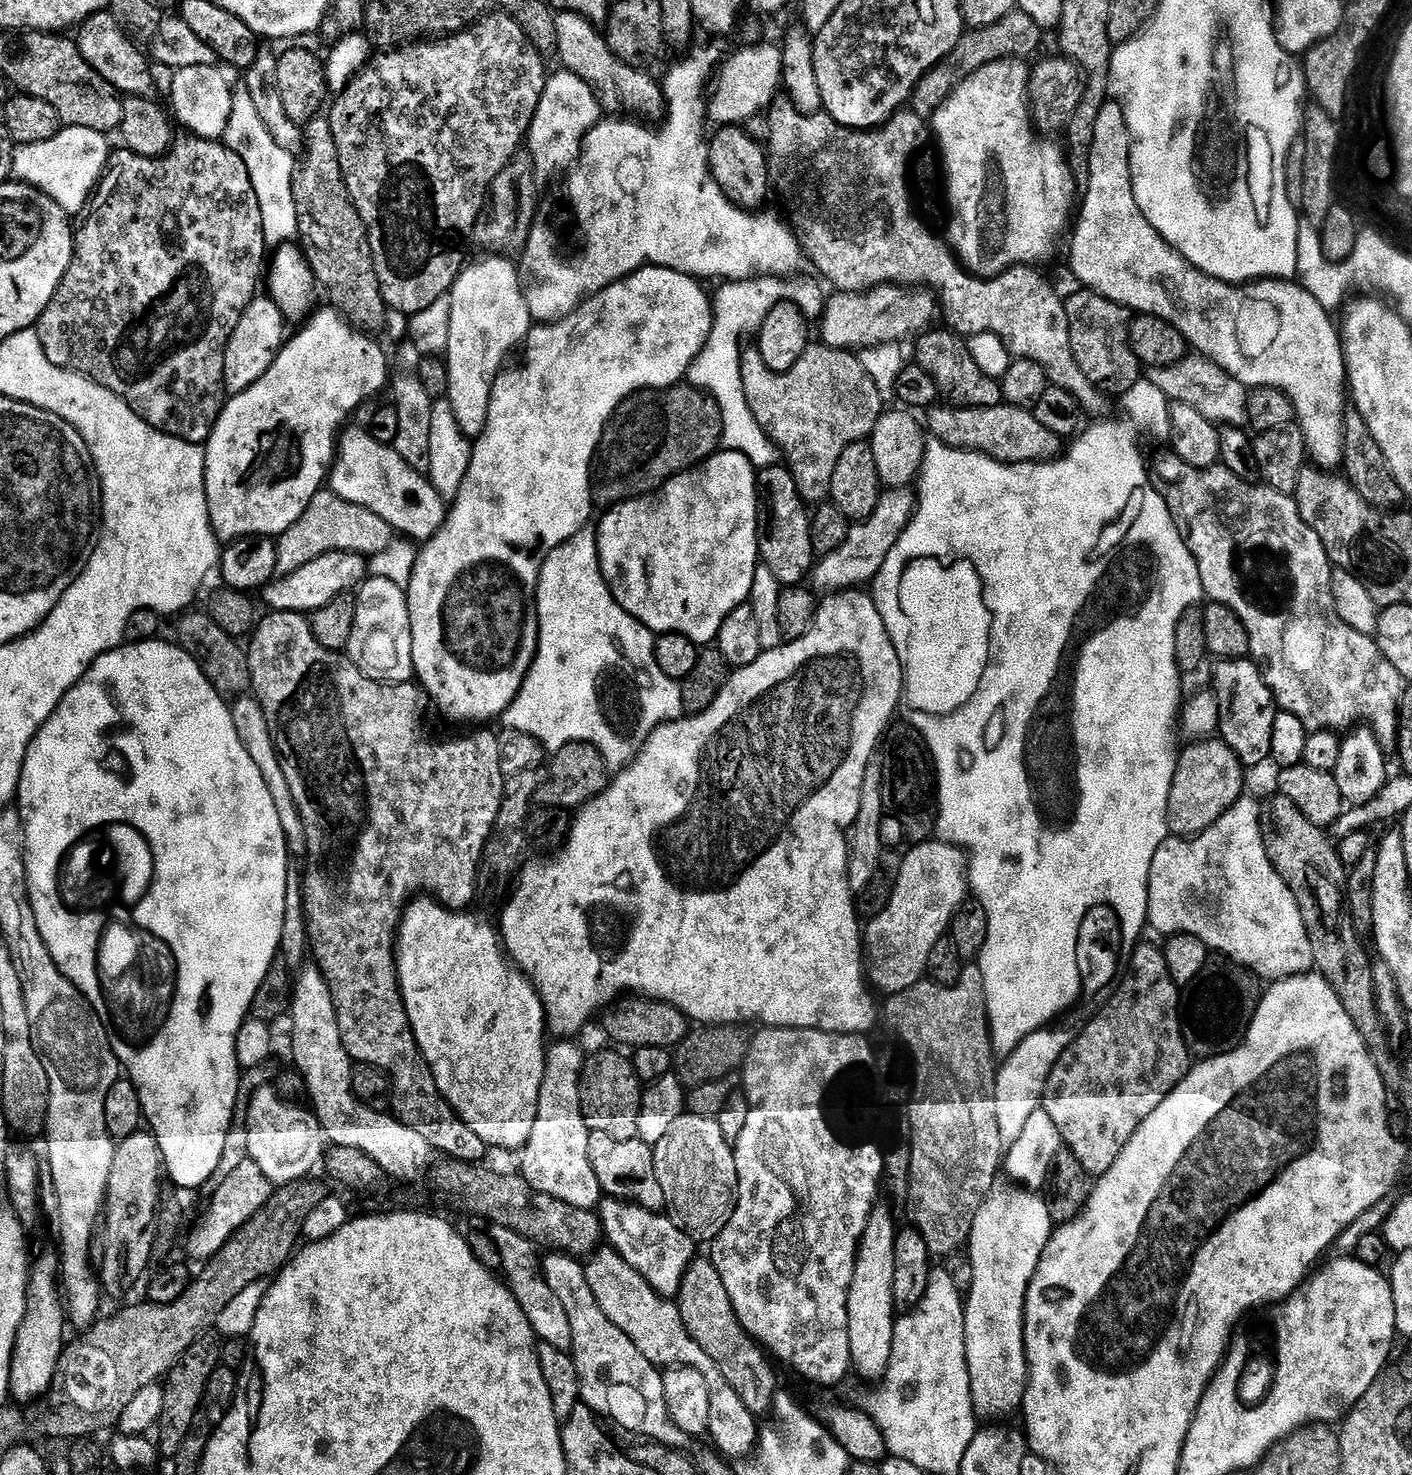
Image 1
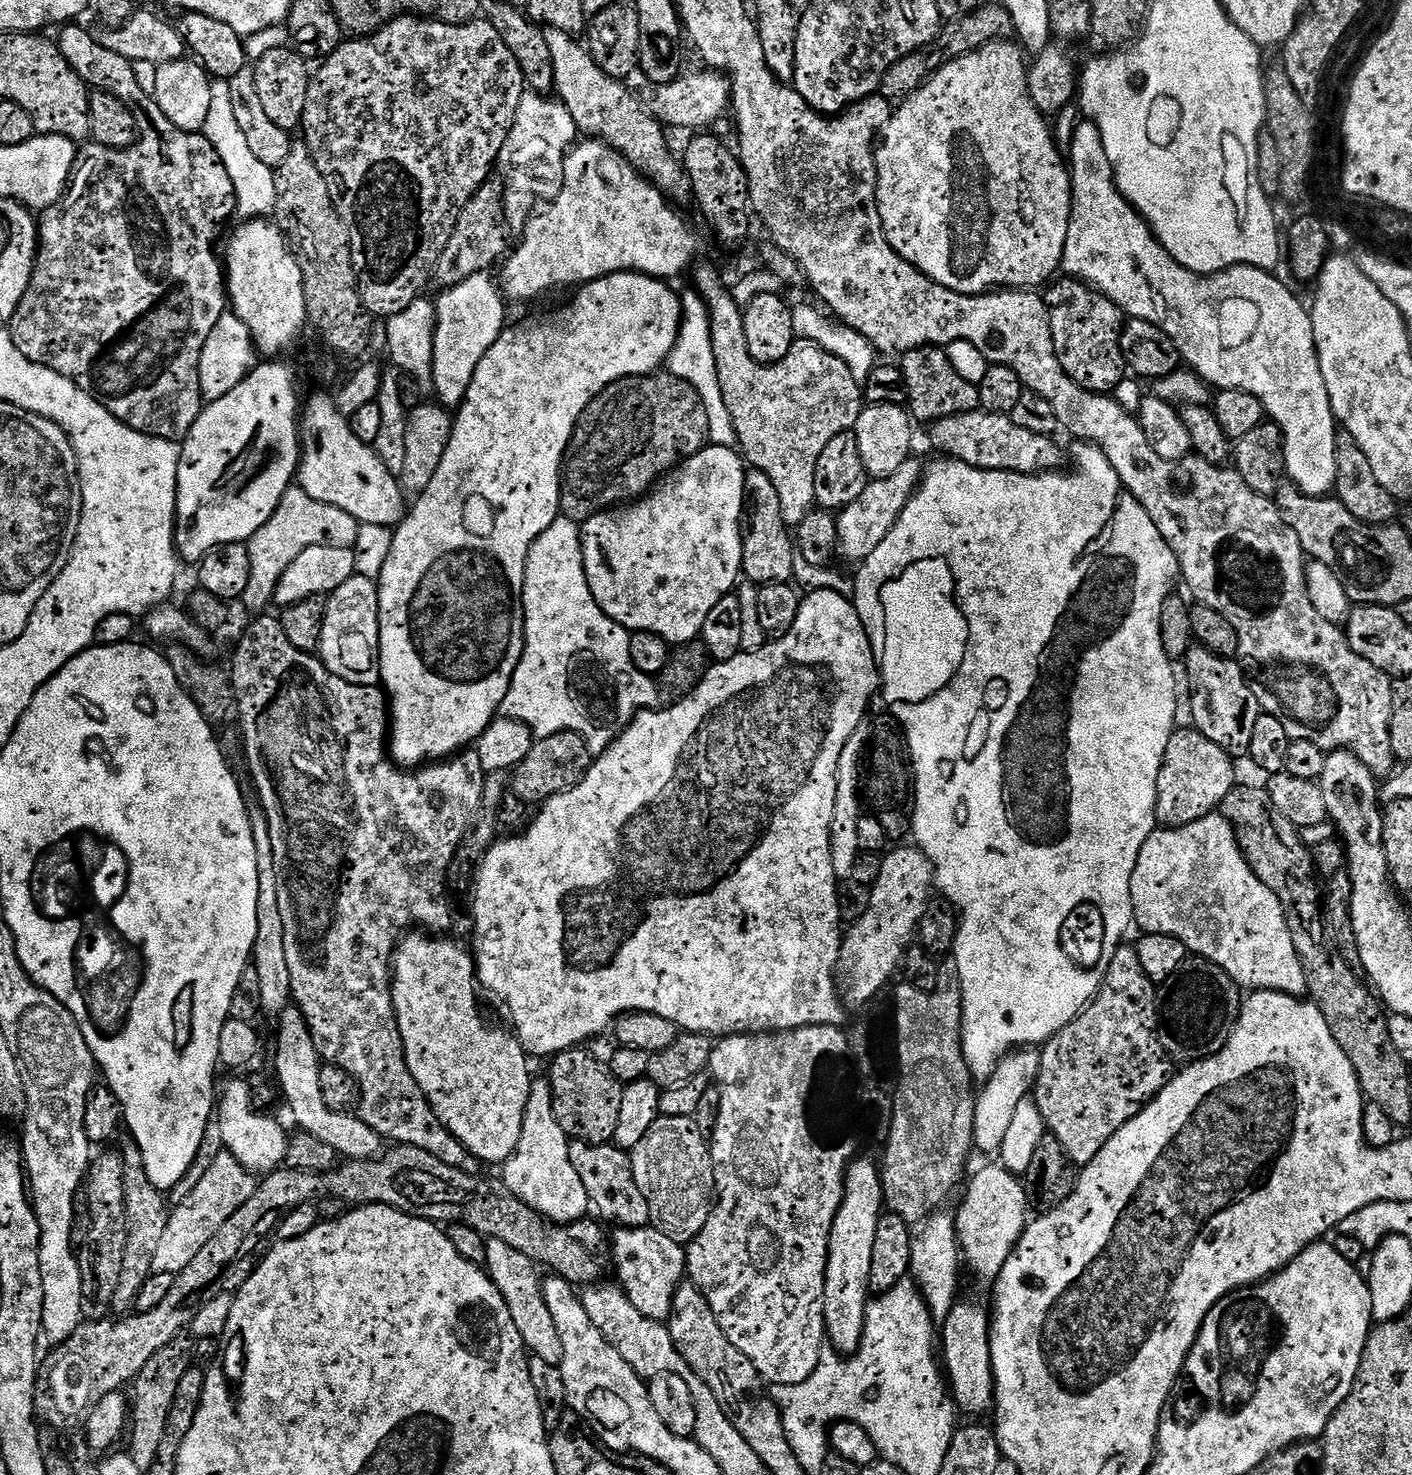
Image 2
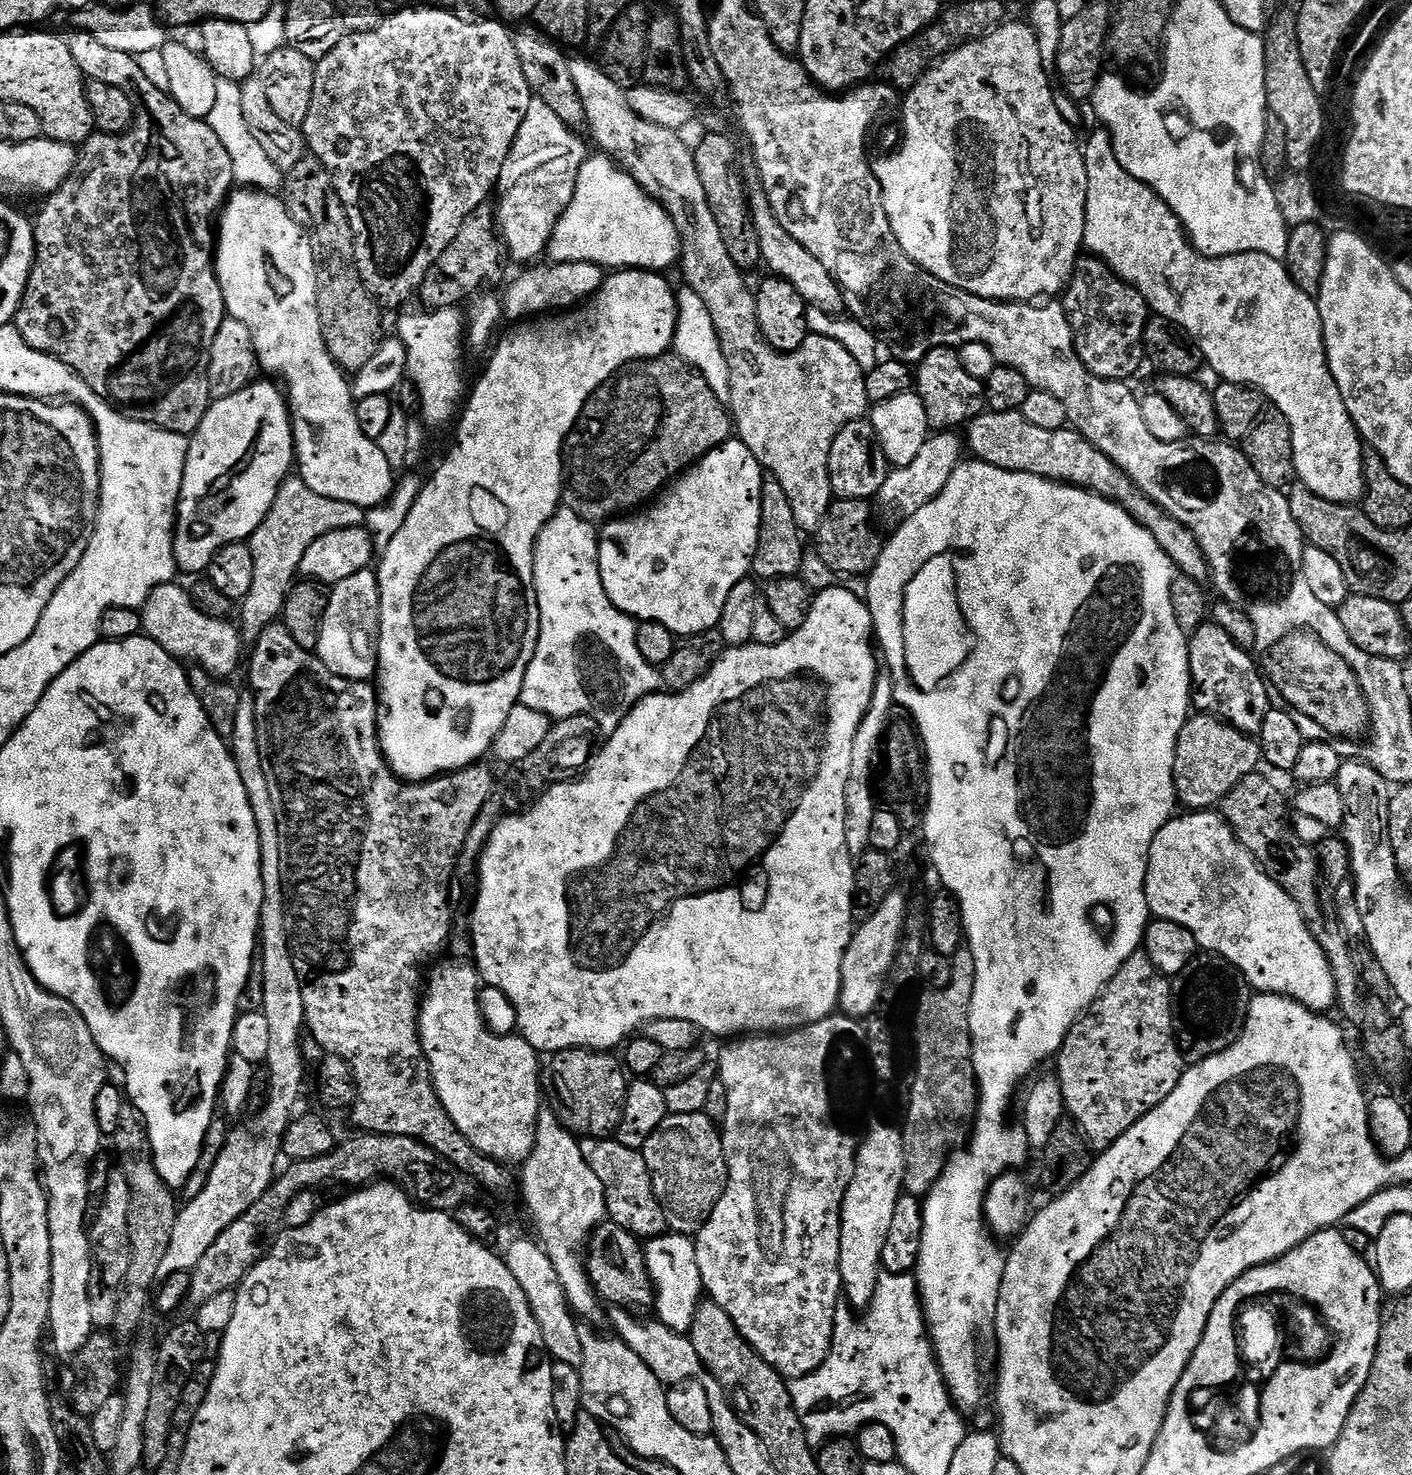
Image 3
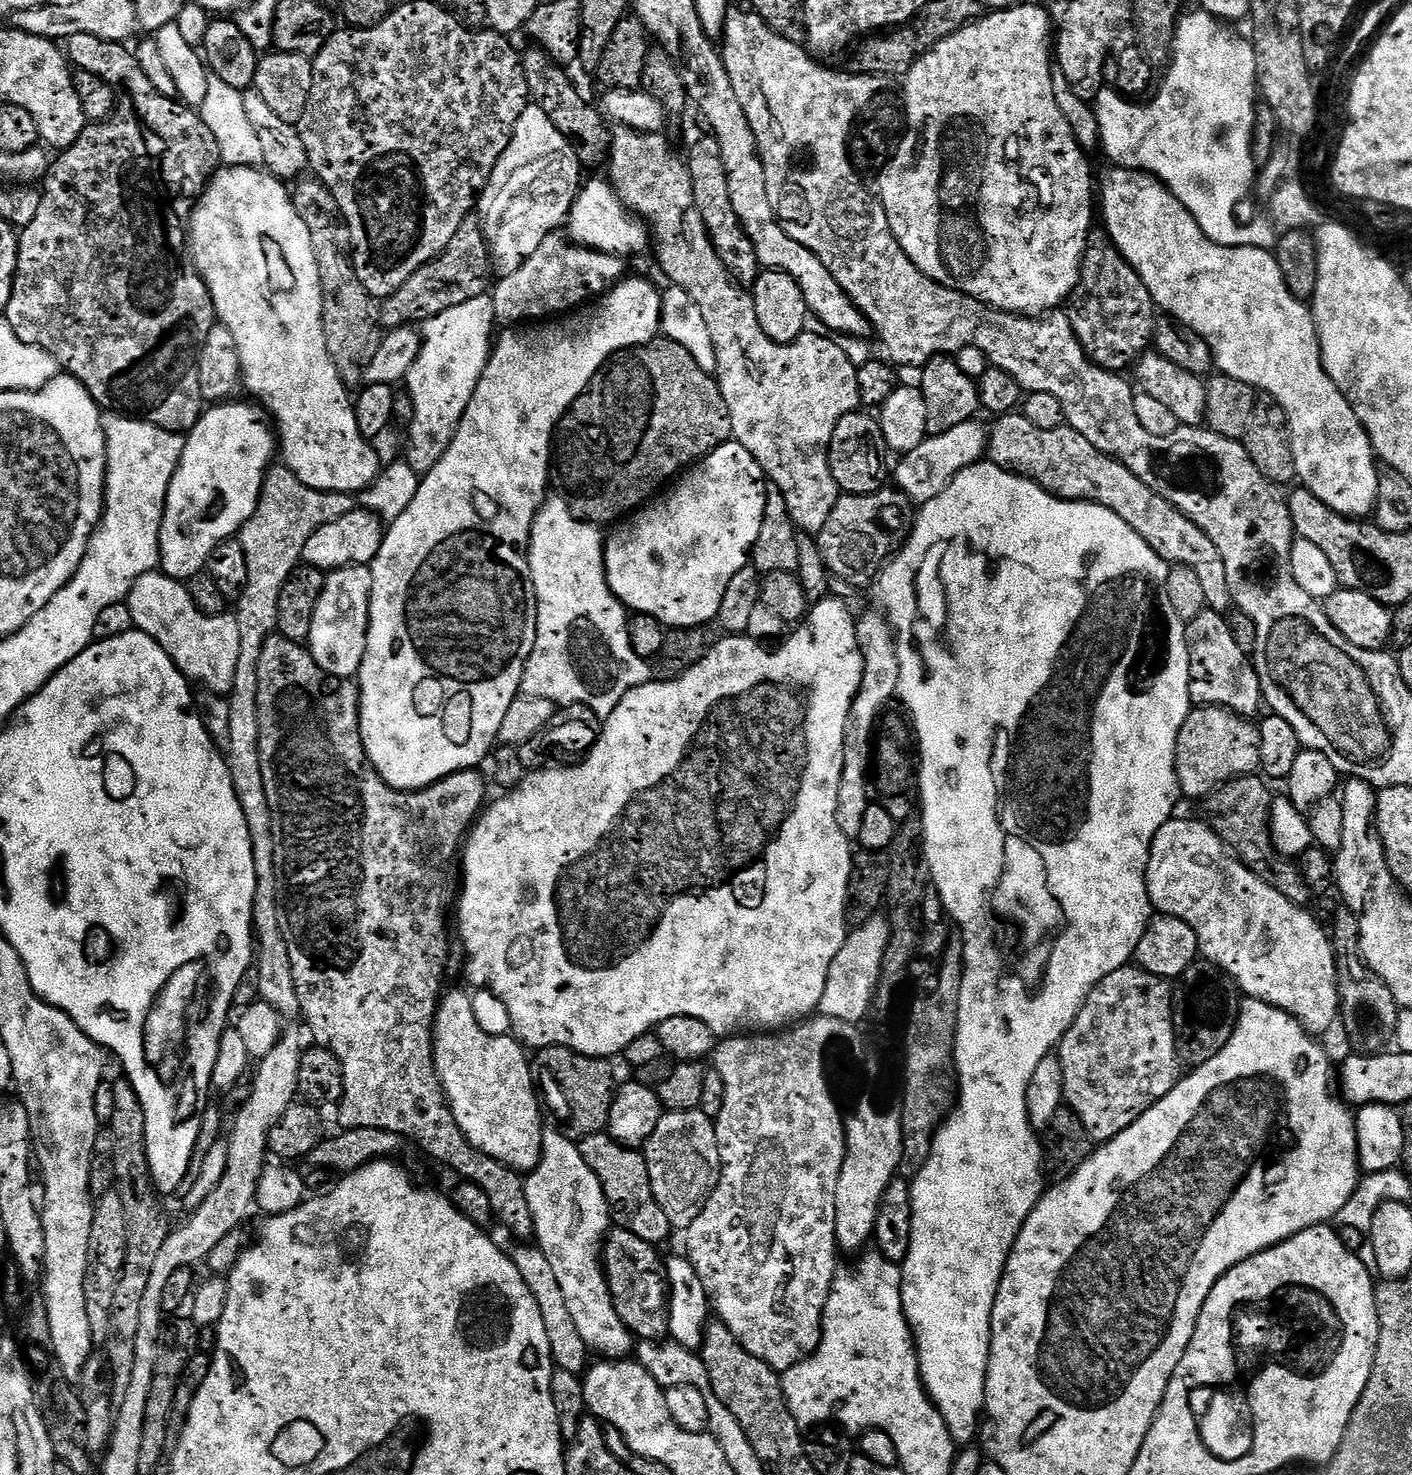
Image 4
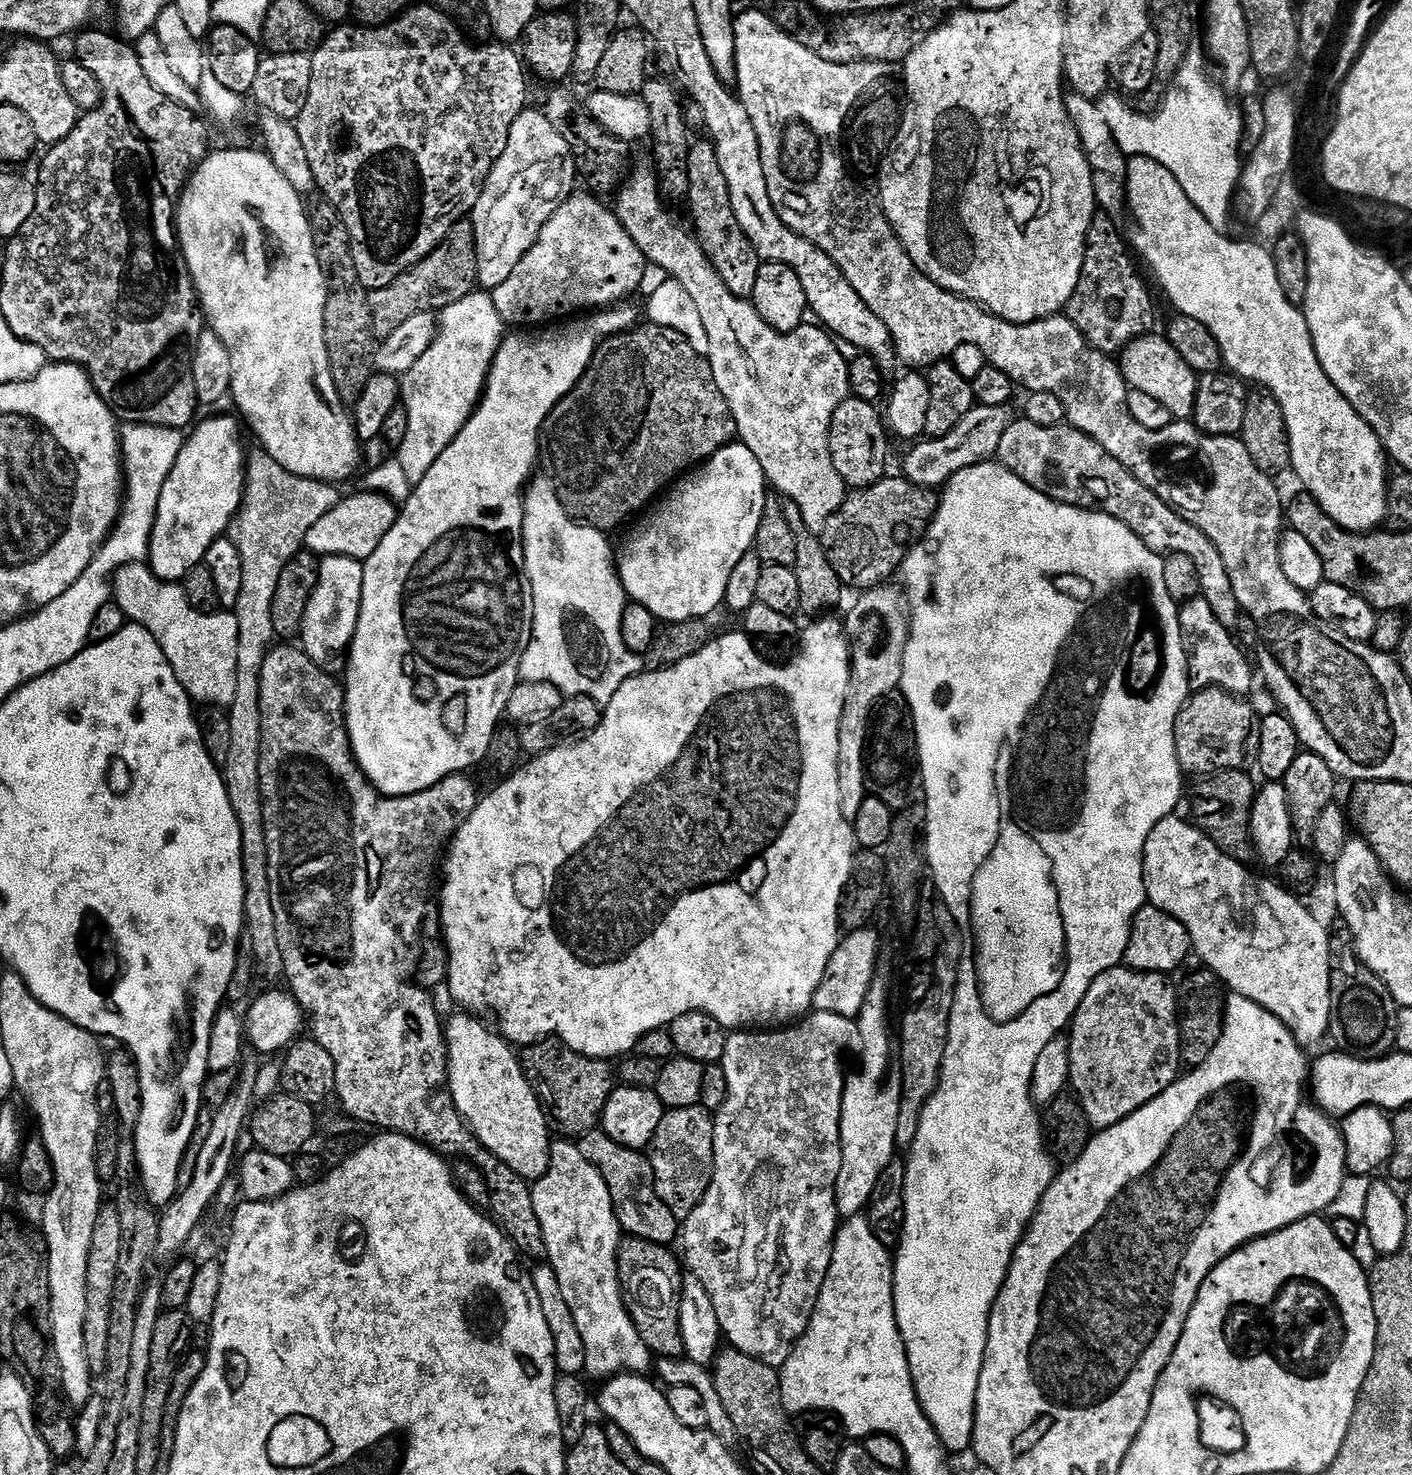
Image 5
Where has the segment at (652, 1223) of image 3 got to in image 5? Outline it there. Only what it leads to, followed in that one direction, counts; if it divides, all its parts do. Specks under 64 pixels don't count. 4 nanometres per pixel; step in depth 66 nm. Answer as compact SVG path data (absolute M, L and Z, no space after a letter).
M602 1130L587 1132L579 1137L577 1148L582 1156L602 1174L621 1229L631 1236L640 1237L656 1244L671 1245L680 1232L679 1219L658 1198L652 1178L651 1164L637 1149L614 1143Z

